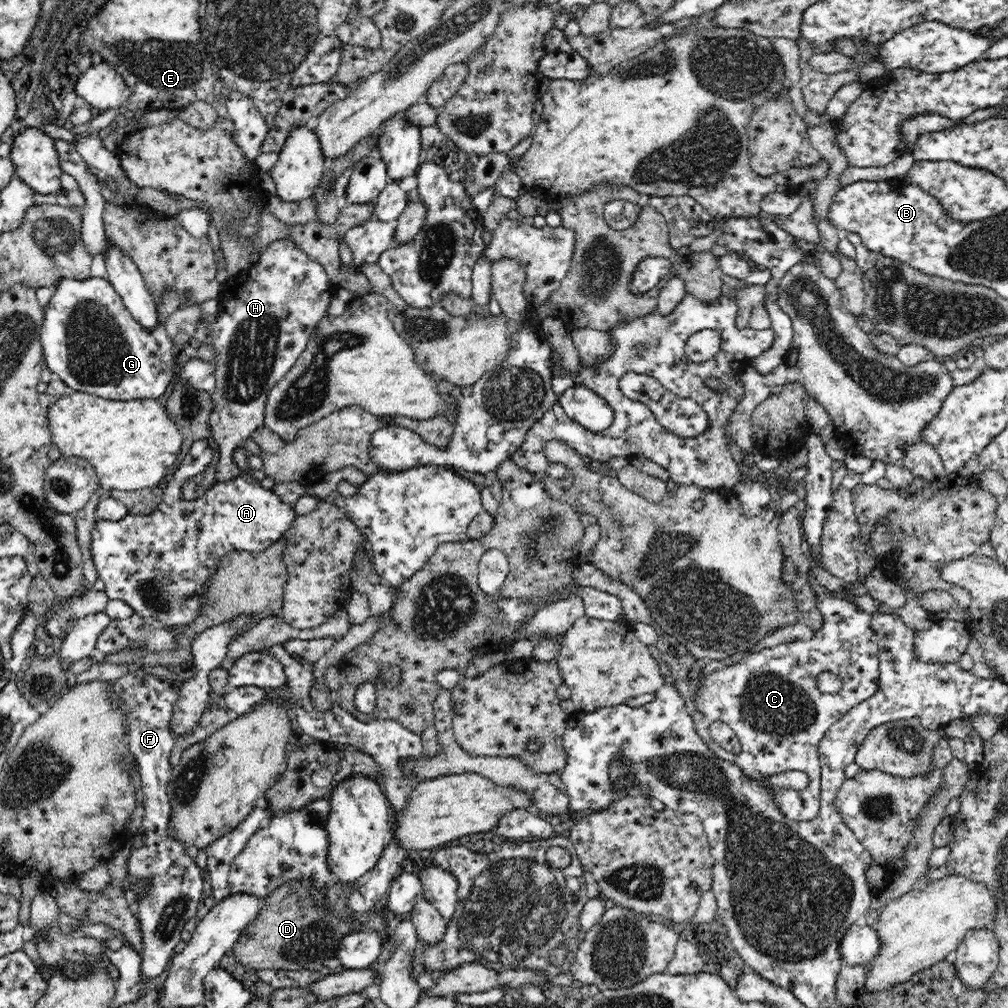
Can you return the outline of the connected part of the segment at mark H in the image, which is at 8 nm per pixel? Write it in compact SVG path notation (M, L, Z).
M278 239L270 243L259 256L259 260L256 263L252 263L247 269L244 269L235 276L230 277L221 286L222 294L218 298L219 312L216 314L217 318L215 322L209 327L209 340L210 345L214 345L214 350L217 353L217 358L212 360L215 365L216 382L215 388L211 392L212 402L214 402L214 410L208 418L209 428L215 441L215 453L218 454L218 464L216 464L216 482L228 482L239 473L239 468L237 464L233 461L233 452L240 447L240 444L244 444L246 440L251 438L261 427L265 426L264 416L265 416L265 406L266 398L268 398L268 393L274 384L278 380L282 380L282 377L286 375L299 360L300 356L303 355L304 349L308 346L310 340L310 332L316 328L320 323L320 320L327 314L327 310L334 298L334 294L340 290L340 286L333 284L329 279L329 275L326 274L325 267L311 259L302 249L298 249L296 243L292 243L292 239Z

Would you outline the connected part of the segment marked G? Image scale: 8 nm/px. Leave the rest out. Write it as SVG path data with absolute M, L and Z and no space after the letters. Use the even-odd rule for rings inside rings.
M90 277L82 280L62 278L62 280L55 285L55 292L51 296L49 304L44 308L45 316L39 340L43 350L43 358L45 359L46 368L50 369L54 374L57 374L60 377L60 380L65 382L66 386L70 386L70 388L73 388L75 391L95 394L106 400L129 401L134 399L160 398L160 396L166 392L166 388L168 388L170 381L174 378L173 368L175 364L175 353L173 352L174 343L170 341L171 339L167 334L165 323L170 314L181 308L181 296L174 290L170 290L170 292L166 292L166 294L162 295L162 302L157 302L156 308L158 308L158 314L160 316L158 328L156 328L156 330L147 330L132 317L132 314L130 314L126 309L126 306L123 304L121 296L116 293L116 290L110 281L99 277Z

